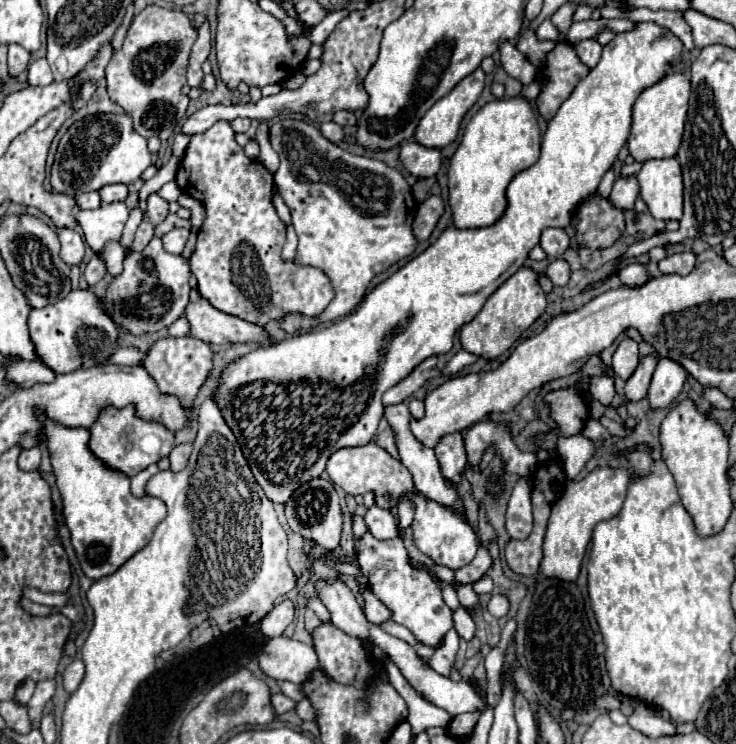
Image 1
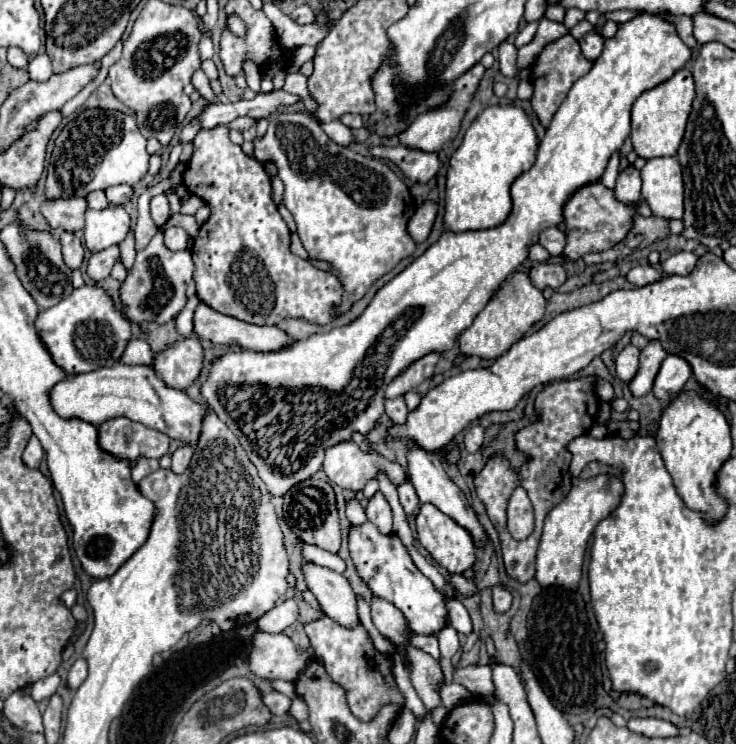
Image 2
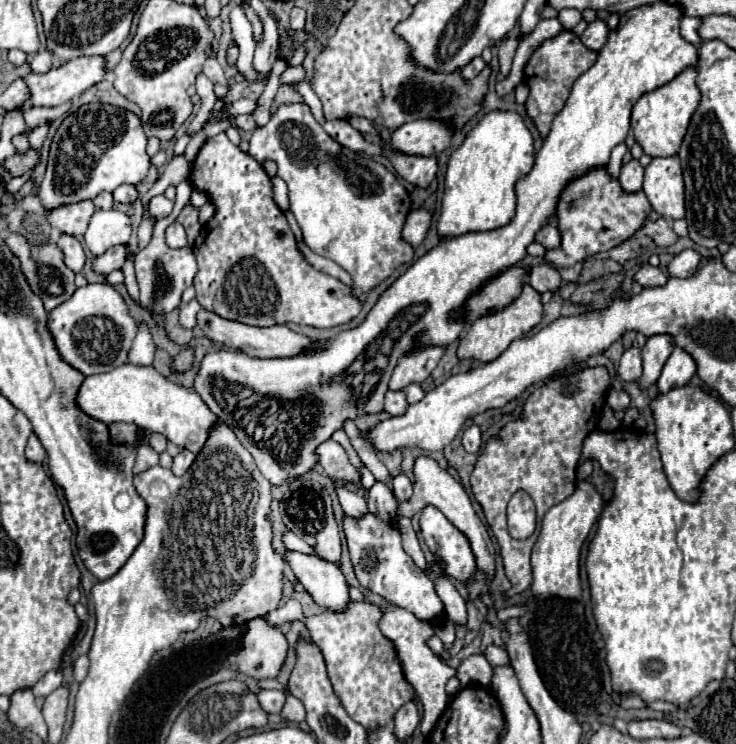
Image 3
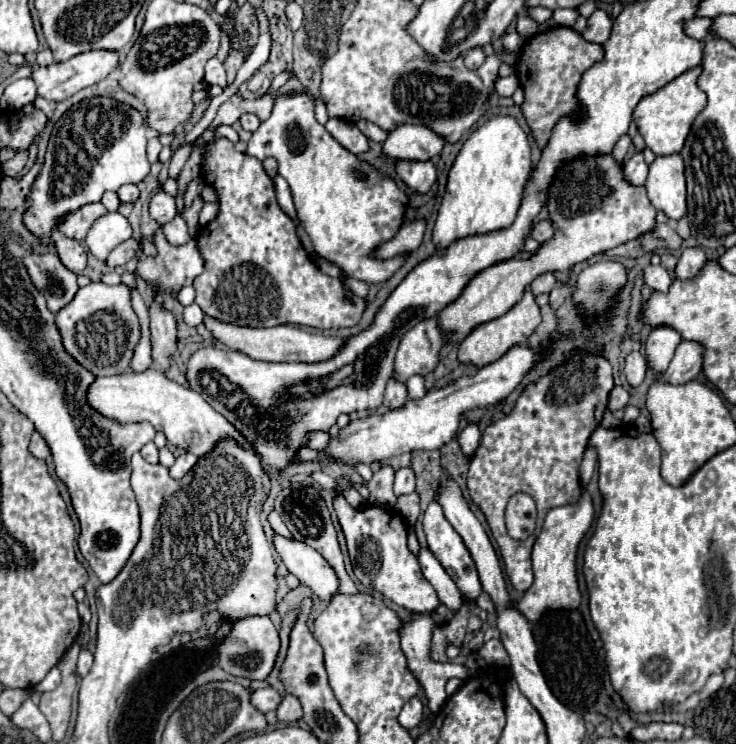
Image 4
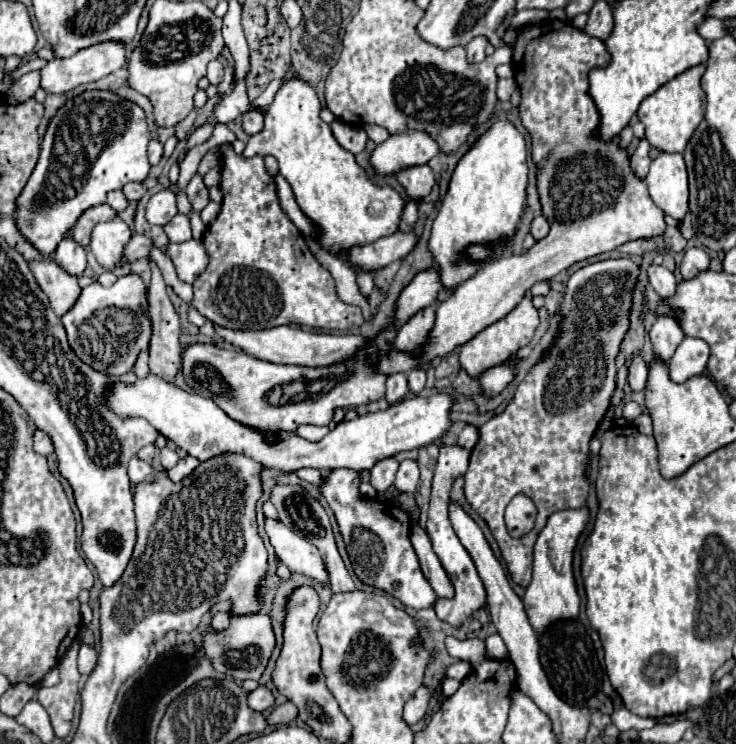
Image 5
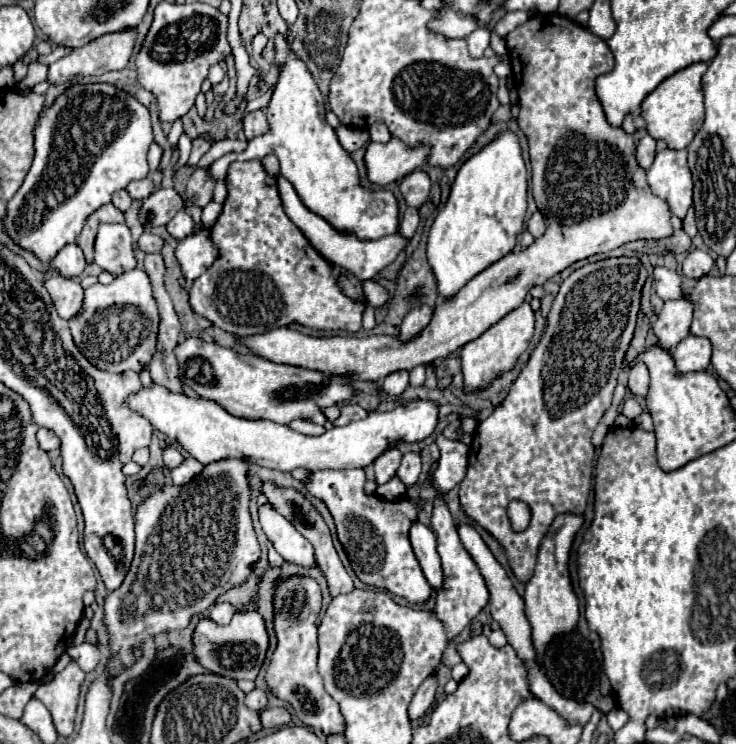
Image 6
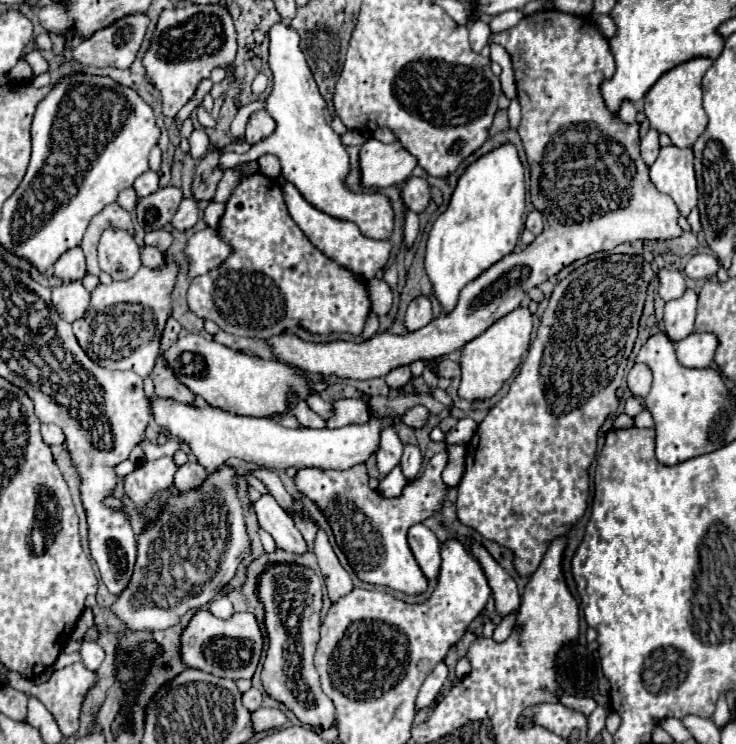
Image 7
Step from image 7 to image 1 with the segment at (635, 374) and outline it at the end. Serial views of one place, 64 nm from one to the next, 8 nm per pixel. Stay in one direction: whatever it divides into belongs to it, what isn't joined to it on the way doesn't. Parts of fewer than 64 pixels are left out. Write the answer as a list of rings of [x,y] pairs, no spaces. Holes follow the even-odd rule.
[[[626,338],[620,342],[618,350],[614,352],[614,358],[612,358],[611,367],[614,368],[616,376],[620,376],[622,380],[628,380],[632,376],[632,372],[636,370],[638,366],[638,346],[634,340]]]

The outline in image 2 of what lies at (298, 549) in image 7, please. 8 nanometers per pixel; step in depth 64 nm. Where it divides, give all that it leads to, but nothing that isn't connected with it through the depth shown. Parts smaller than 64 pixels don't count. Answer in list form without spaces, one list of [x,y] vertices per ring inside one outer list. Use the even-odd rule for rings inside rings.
[[[302,562],[302,572],[308,590],[316,596],[326,616],[344,626],[358,624],[356,596],[342,574],[314,562]]]

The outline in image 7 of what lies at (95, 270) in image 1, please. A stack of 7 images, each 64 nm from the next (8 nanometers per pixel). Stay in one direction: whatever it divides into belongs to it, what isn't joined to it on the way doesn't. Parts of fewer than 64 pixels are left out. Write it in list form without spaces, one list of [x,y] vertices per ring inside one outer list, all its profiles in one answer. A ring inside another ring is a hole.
[[[156,230],[156,232],[148,232],[148,234],[144,236],[144,244],[156,246],[160,252],[166,252],[168,246],[172,244],[172,240],[174,240],[174,236],[172,236],[172,232],[168,232],[168,230]]]

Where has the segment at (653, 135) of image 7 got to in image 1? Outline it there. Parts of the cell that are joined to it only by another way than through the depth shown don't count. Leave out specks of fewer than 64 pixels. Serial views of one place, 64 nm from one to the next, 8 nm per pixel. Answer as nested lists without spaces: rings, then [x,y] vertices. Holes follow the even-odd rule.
[[[618,176],[610,192],[610,202],[622,210],[634,210],[634,200],[638,198],[640,184],[636,176]]]

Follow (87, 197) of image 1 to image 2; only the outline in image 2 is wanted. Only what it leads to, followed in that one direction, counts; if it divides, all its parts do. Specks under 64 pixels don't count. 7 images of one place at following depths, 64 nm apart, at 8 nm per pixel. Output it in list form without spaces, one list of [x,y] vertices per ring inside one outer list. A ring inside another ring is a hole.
[[[102,190],[100,192],[92,192],[92,196],[88,196],[86,200],[88,200],[88,208],[92,208],[92,210],[104,210],[110,204]]]

